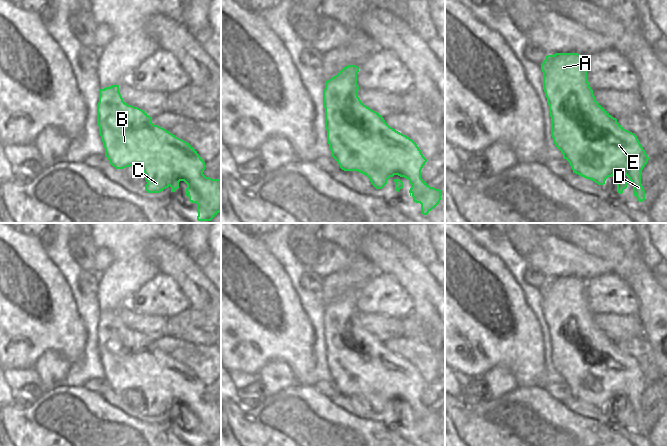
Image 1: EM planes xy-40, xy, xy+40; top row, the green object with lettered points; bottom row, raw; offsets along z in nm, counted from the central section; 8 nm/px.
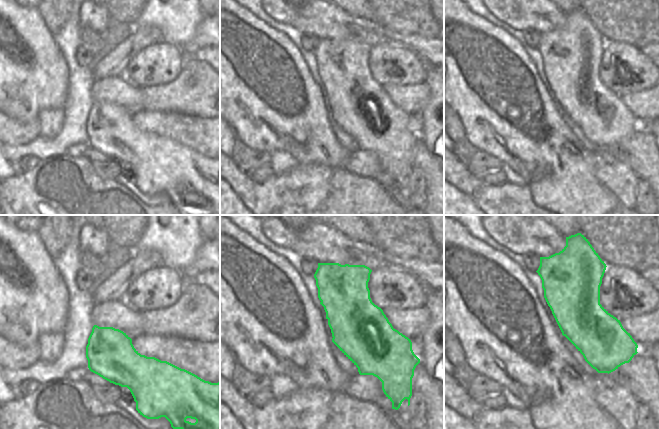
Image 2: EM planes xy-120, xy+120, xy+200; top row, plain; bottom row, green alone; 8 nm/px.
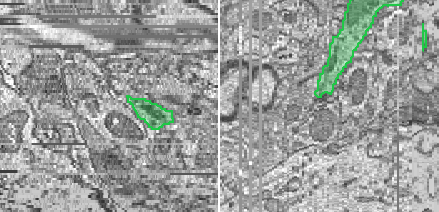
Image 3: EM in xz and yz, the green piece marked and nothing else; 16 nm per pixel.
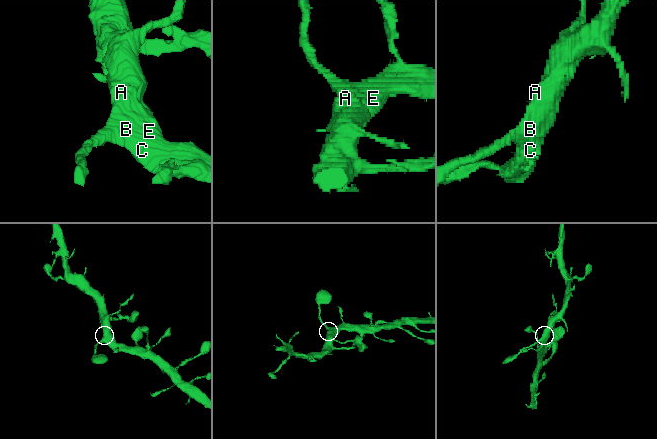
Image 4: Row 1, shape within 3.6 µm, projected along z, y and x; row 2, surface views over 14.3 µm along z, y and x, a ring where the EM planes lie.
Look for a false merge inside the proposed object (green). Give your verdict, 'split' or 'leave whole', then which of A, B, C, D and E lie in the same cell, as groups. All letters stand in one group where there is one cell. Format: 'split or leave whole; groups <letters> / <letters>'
leave whole; groups A B C D E

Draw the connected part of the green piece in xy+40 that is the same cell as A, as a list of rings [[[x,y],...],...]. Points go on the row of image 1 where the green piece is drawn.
[[[556,53],[547,55],[541,64],[543,72],[543,90],[549,105],[551,117],[551,136],[557,149],[563,154],[573,173],[590,179],[598,185],[604,185],[608,177],[624,173],[633,184],[633,193],[637,201],[645,200],[645,190],[641,184],[641,172],[650,159],[637,136],[624,129],[617,119],[612,117],[597,101],[587,80],[587,56],[578,53]]]

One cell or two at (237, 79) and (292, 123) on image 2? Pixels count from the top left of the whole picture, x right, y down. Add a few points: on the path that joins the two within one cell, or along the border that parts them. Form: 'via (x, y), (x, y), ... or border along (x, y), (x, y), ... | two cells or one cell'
via (251, 90), (278, 113) | one cell

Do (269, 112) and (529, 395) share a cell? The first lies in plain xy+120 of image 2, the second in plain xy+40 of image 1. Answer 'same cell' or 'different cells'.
different cells

